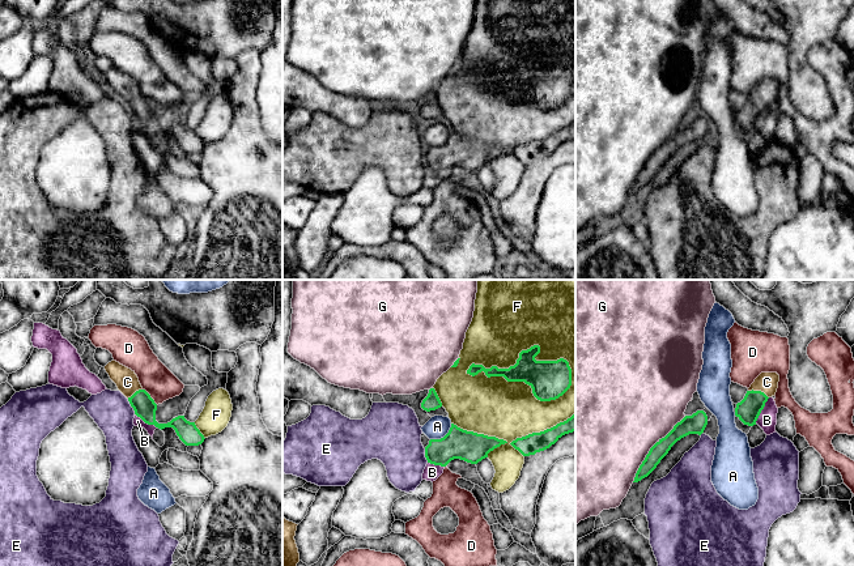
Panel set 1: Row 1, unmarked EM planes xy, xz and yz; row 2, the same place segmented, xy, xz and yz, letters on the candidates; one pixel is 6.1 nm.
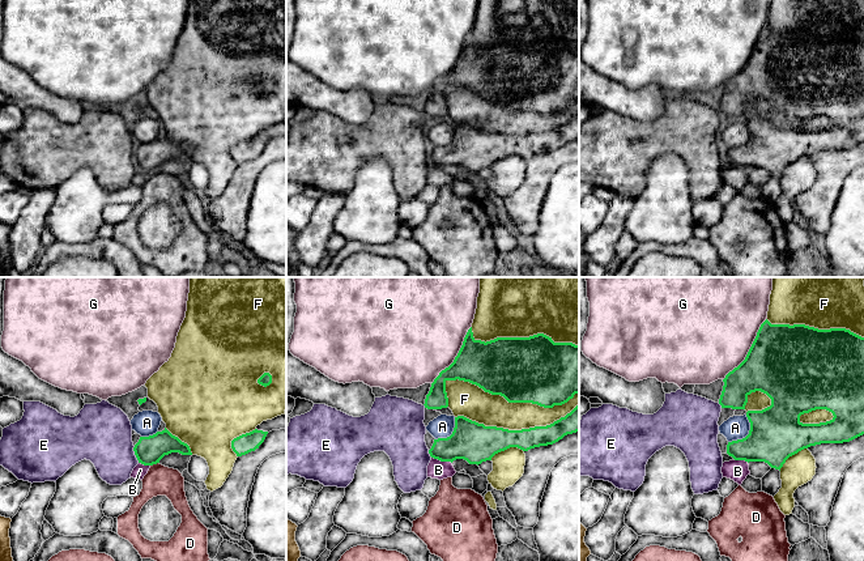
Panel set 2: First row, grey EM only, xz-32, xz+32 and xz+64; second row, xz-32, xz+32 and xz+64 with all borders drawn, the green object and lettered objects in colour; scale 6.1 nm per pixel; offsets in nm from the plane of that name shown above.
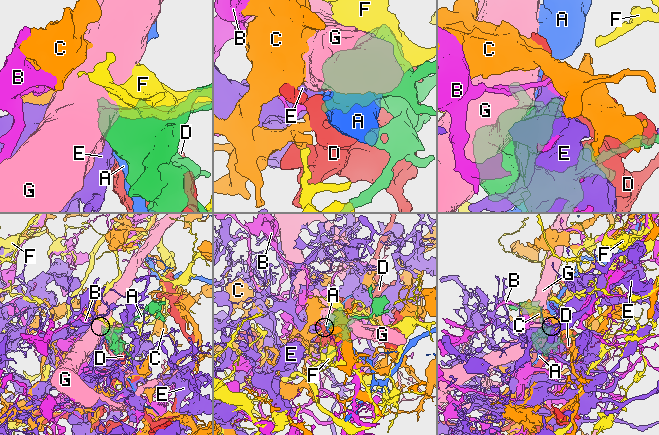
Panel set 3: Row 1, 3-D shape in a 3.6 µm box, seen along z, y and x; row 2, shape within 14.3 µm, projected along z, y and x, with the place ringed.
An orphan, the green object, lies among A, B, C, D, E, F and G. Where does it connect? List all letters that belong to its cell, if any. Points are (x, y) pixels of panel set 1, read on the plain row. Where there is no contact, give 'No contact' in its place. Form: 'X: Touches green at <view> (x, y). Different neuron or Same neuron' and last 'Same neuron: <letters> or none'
A: Touches green at xz (444, 144). Different neuron
B: Touches green at yz (761, 116). Different neuron
C: Touches green at yz (759, 98). Same neuron
D: Touches green at xy (149, 103). Different neuron
E: Touches green at xy (131, 113). Different neuron
F: Touches green at xz (521, 88). Different neuron
G: Touches green at yz (651, 154). Different neuron
Same neuron: C

